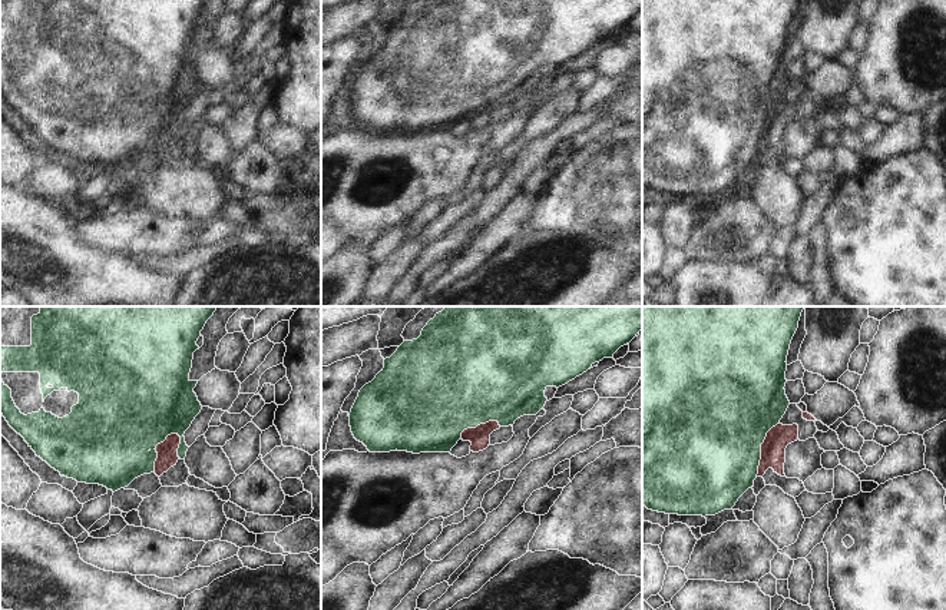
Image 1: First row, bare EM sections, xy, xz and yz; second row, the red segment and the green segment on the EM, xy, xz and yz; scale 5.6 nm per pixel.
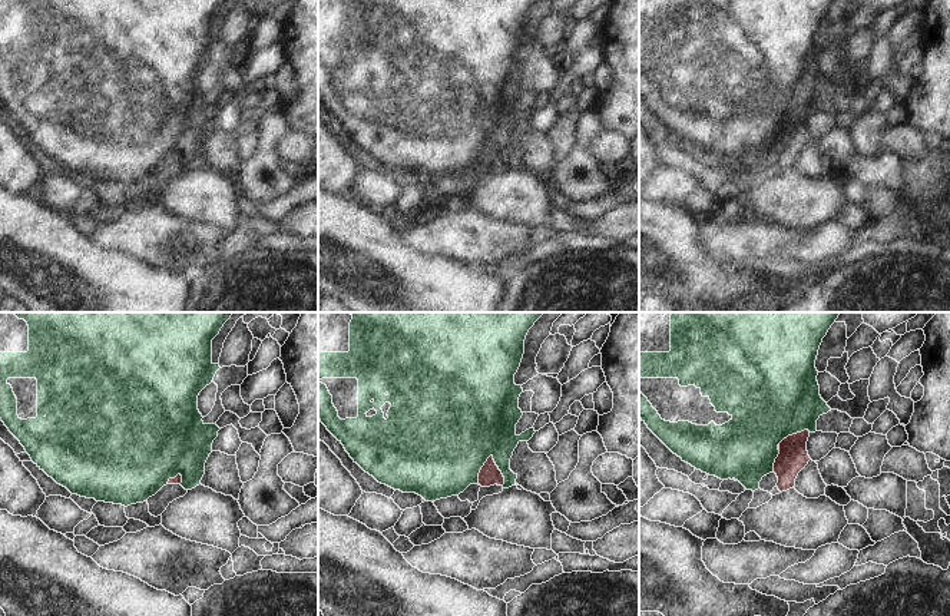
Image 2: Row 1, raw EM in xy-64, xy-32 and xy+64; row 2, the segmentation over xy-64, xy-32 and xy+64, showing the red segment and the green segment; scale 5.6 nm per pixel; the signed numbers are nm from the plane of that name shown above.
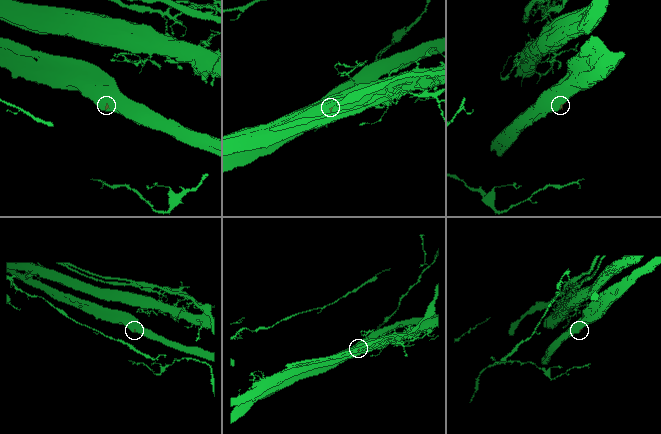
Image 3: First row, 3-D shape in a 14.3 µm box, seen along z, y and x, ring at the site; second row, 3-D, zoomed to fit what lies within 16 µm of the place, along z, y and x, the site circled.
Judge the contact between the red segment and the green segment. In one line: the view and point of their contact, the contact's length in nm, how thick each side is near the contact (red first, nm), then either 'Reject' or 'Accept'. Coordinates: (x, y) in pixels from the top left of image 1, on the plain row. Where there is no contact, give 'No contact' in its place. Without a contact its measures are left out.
Touches red at xy (155, 128). Shared border 260 nm. Thickness 110 nm (red) against 480 nm. Reject.

